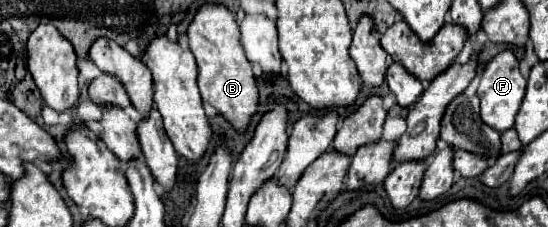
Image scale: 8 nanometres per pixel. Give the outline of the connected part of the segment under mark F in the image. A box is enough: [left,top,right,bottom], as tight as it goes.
[478,49,526,131]

